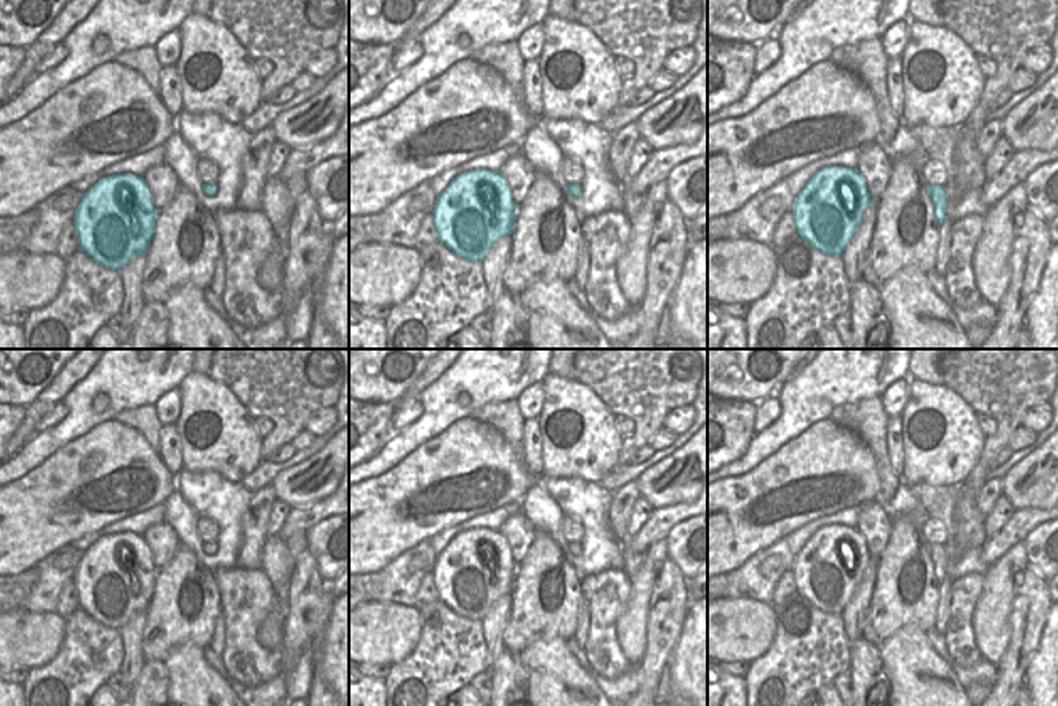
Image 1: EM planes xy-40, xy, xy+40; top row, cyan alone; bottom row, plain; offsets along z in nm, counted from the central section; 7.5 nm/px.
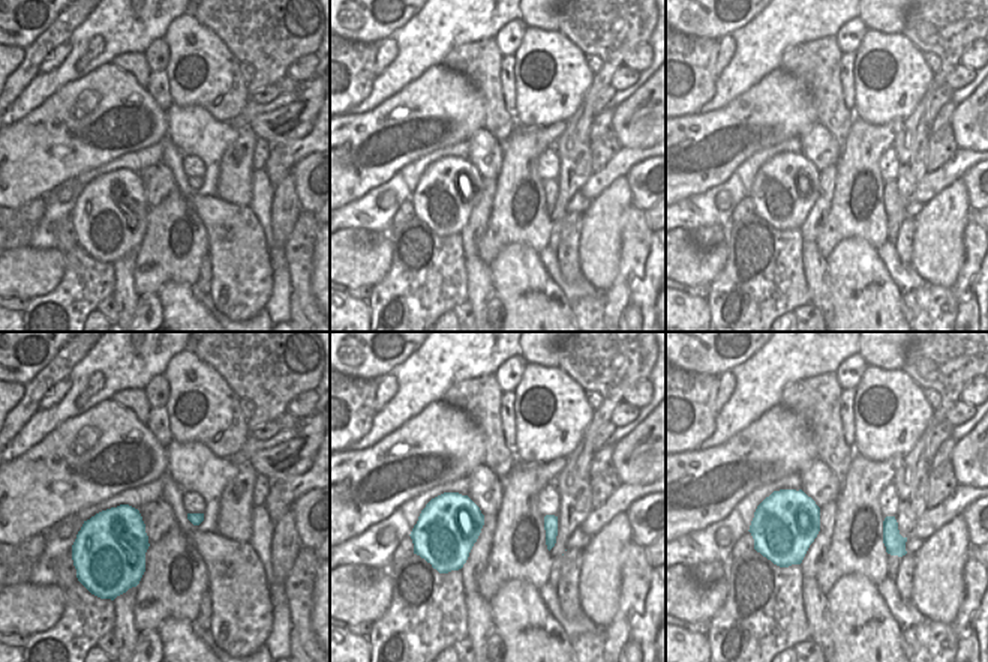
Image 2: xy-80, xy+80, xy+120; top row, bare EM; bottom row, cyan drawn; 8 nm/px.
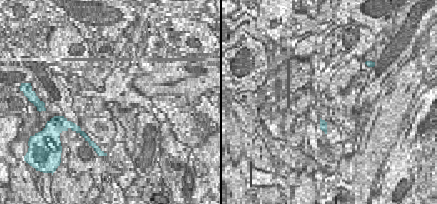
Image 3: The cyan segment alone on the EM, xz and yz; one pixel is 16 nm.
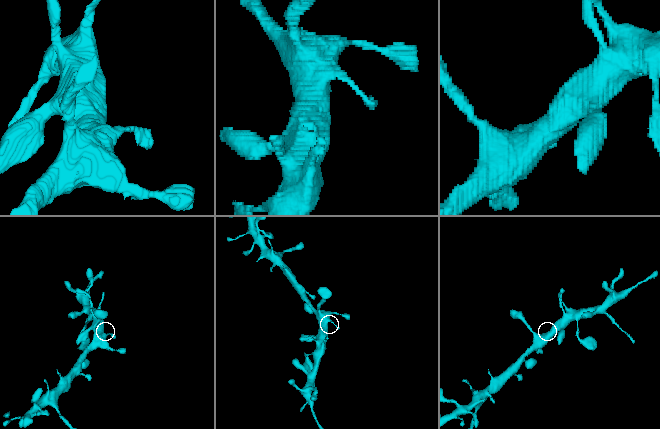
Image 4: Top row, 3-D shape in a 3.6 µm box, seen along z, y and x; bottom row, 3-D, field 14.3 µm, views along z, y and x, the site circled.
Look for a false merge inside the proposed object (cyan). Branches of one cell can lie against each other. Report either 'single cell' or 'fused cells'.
single cell

